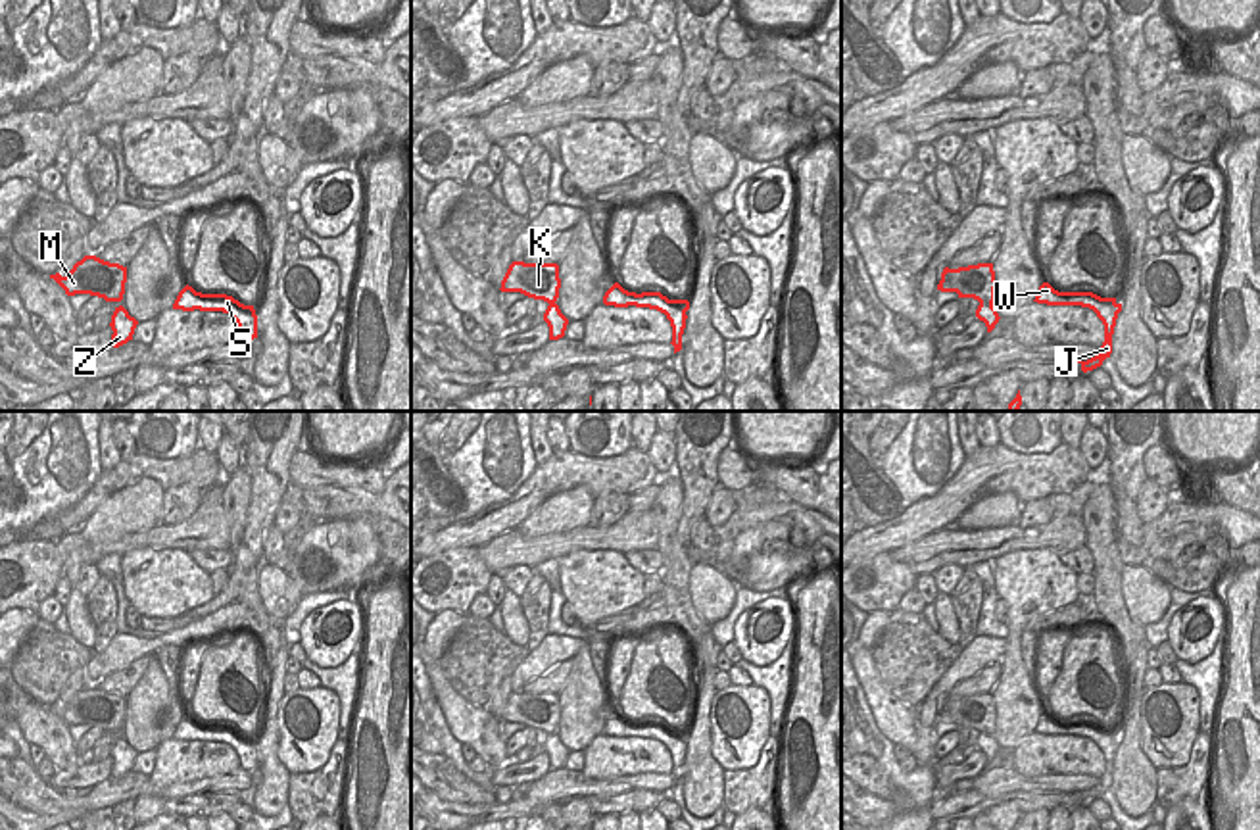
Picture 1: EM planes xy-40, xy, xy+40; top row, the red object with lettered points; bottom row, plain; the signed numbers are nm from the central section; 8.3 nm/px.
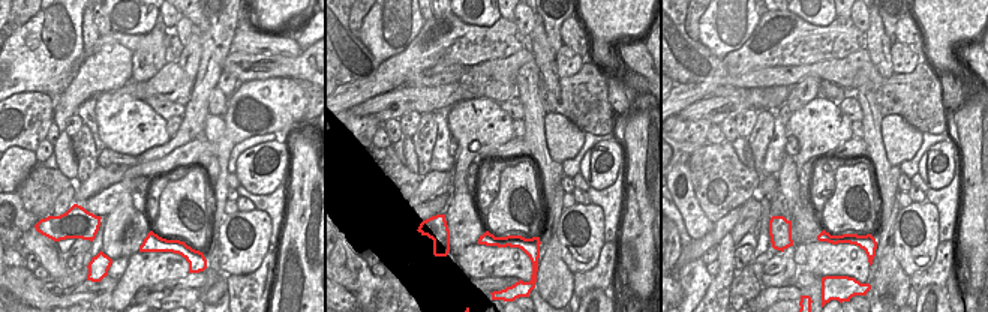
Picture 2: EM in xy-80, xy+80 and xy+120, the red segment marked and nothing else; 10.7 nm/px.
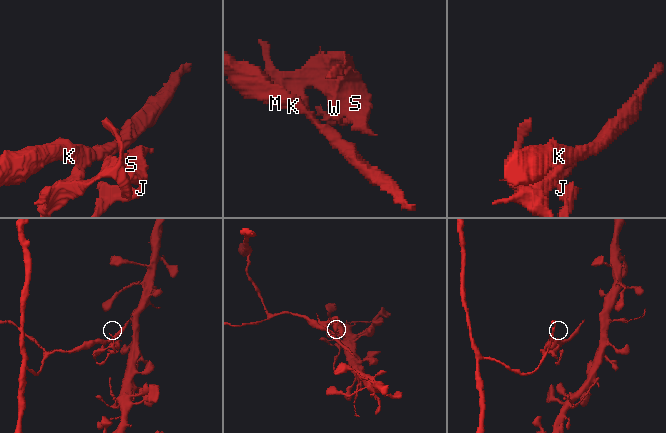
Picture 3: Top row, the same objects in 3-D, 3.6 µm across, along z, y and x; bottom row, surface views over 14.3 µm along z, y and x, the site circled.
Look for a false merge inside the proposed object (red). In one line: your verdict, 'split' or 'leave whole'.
split

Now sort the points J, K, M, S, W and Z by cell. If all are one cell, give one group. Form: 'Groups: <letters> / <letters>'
Groups: J S W Z / K M.

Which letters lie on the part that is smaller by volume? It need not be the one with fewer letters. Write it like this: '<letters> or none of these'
J, S, W, Z

